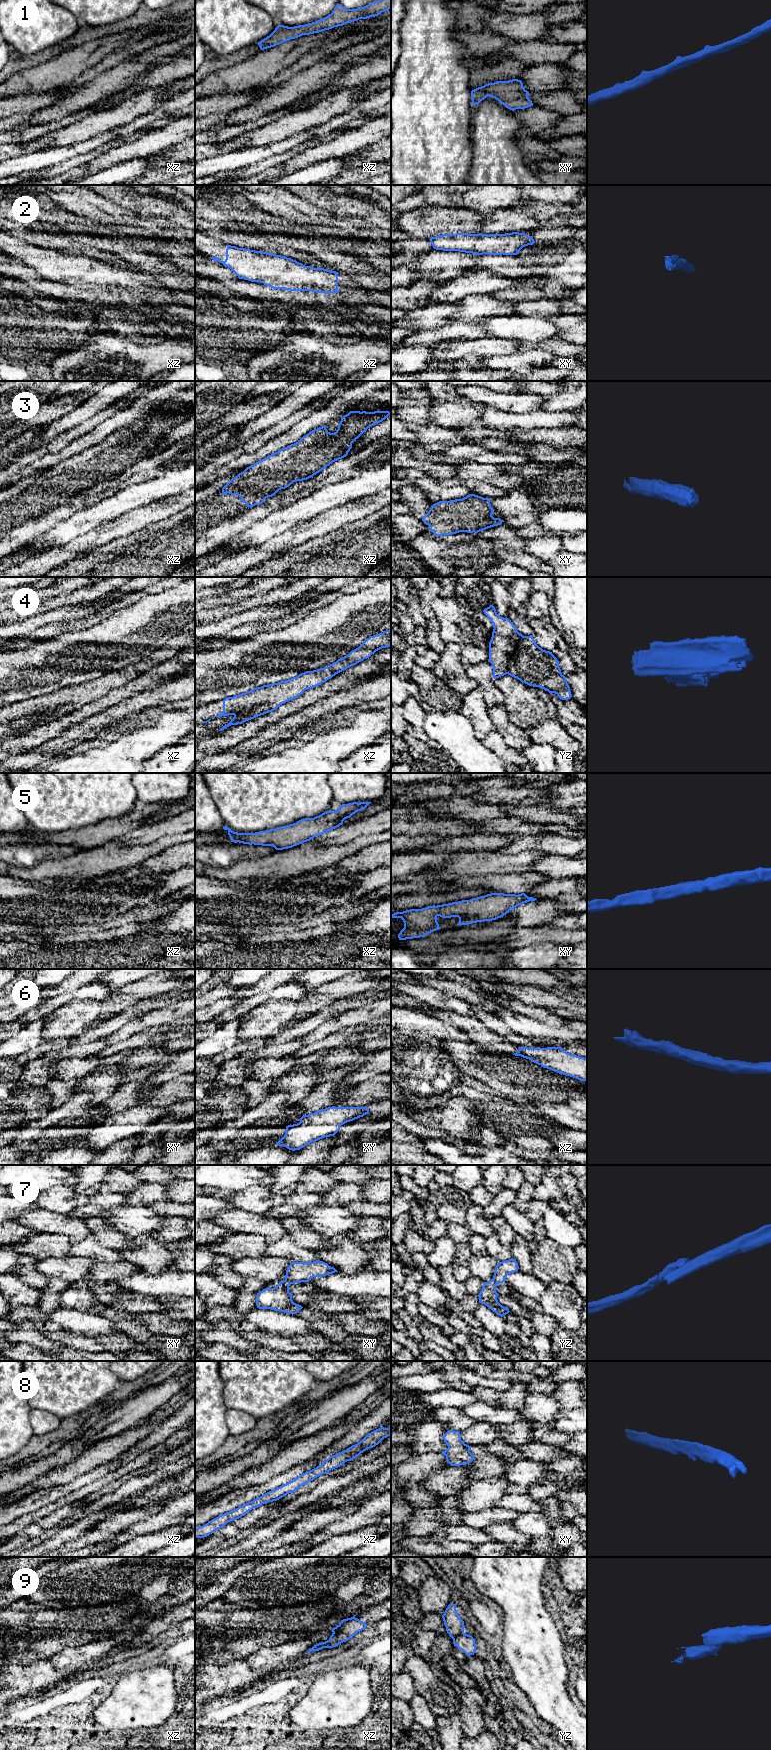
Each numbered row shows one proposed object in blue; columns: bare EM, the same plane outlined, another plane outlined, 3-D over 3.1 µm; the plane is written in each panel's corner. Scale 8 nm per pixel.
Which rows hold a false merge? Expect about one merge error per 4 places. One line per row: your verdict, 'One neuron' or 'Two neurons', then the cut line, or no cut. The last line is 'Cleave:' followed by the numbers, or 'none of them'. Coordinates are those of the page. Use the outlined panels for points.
1: One neuron. No split
2: One neuron. No split
3: One neuron. No split
4: One neuron. No split
5: One neuron. No split
6: One neuron. No split
7: Two neurons. Split along xy (285, 1279), (291, 1283)
8: One neuron. No split
9: Two neurons. Split along xz (354, 1616), (333, 1632)
Cleave: 7, 9

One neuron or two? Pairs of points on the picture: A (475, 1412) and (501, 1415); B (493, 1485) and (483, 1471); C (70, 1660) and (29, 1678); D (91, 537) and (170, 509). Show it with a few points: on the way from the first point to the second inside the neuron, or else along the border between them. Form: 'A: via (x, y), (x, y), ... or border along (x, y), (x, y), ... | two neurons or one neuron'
A: via (481, 1412), (495, 1415) | one neuron
B: border along (500, 1475), (473, 1480) | two neurons
C: via (60, 1661), (54, 1663), (44, 1673), (39, 1674) | one neuron
D: via (111, 530), (150, 514) | one neuron

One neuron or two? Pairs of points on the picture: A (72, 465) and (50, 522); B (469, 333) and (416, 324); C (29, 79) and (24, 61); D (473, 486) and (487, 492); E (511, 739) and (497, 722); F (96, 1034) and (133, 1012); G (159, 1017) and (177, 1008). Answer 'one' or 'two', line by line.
A: two
B: two
C: two
D: one
E: one
F: one
G: one

